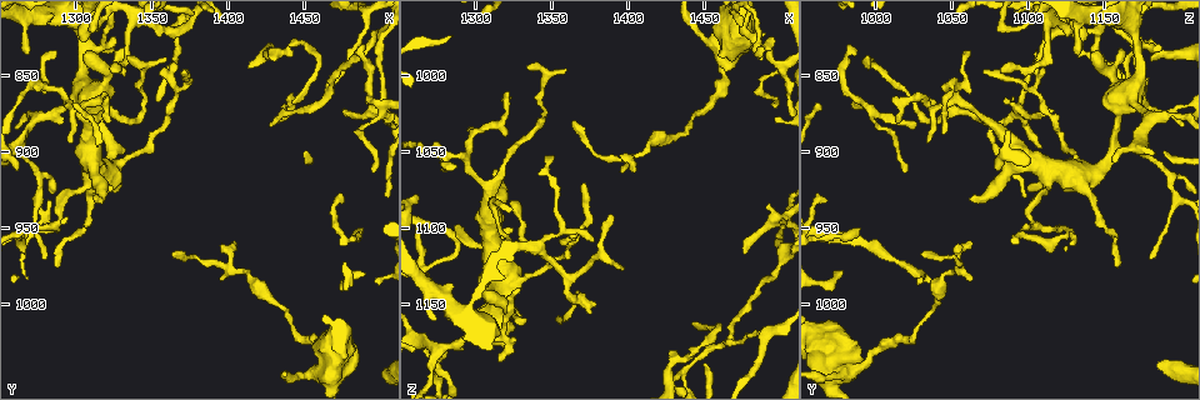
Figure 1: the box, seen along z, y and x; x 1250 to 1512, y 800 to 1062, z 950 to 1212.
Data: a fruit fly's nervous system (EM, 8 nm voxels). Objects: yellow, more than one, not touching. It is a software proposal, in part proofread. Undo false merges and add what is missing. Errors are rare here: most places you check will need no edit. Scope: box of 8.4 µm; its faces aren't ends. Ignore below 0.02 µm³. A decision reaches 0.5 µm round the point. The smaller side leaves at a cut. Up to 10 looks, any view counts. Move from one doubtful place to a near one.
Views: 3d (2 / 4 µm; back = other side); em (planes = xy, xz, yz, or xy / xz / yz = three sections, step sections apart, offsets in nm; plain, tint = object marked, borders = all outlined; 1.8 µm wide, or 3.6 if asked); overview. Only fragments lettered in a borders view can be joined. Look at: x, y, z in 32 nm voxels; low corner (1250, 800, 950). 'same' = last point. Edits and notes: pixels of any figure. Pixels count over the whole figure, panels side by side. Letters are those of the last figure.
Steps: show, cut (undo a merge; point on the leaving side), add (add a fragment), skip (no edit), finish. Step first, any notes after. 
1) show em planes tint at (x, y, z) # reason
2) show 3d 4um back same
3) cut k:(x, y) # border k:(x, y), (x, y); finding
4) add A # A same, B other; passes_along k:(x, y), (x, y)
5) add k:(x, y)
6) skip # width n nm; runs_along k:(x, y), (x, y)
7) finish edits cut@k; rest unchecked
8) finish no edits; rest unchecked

show 3d 4um at (1322, 910, 1134) # sudden change in width

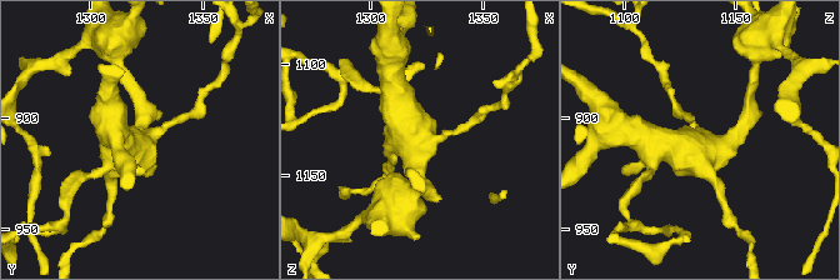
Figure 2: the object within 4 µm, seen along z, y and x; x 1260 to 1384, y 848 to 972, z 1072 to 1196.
show em planes plain at (1324, 911, 1135) # need the tissue

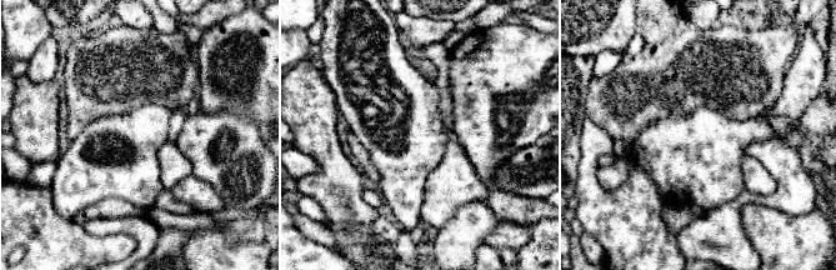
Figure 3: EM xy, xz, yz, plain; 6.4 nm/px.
show em planes borders same # what lies round it

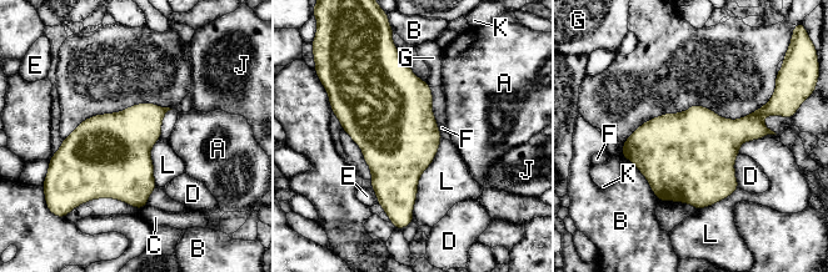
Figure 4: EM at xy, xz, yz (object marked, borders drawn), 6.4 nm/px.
skip # width 460 nm; A other, B other, C other, D other, E other, F other, G other, J other, K other, L other; one neuron here

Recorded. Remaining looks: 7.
show 3d 4um at (1406, 978, 1050) # a narrow waist

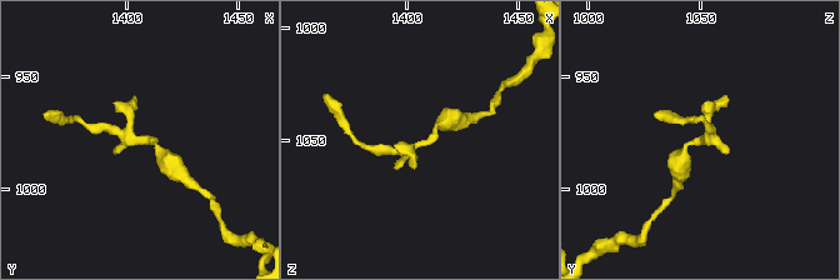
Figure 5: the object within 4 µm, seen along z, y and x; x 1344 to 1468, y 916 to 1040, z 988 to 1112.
show em 3.6um yz step 4 tint at (1405, 977, 1051) # shape alone is not enough

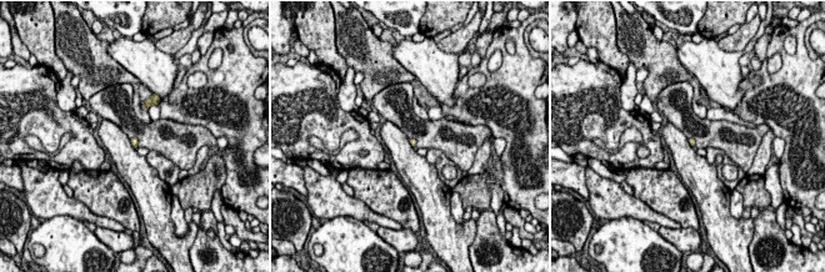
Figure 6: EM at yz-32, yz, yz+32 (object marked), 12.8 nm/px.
show em 3.6um planes borders same # another direction

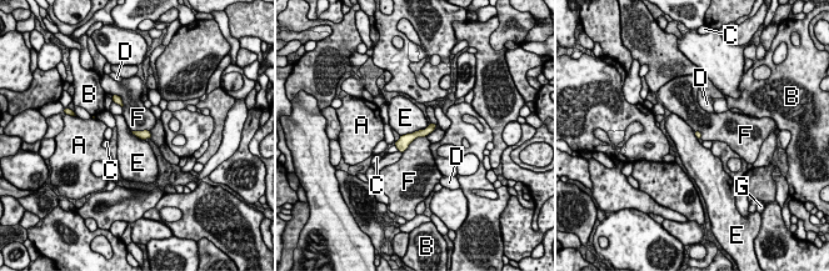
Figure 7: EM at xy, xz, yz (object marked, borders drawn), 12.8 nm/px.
skip # A other, B other, C other, D other, E other, F other, G other; runs_along 7:(432, 126), (400, 147); all the same neuron

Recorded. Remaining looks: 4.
show em planes borders at (1464, 1030, 1002) # sudden change in width

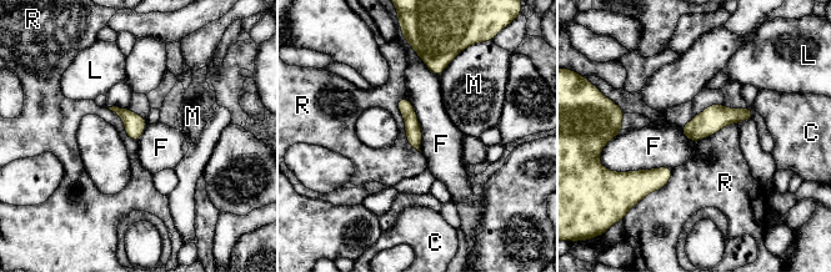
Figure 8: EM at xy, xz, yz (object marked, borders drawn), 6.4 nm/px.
skip # longest_contact R 380 nm; C other, F other, L other, M other, R other; border 8:(408, 99), (420, 127), (421, 151); all the same neuron

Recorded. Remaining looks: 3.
show 3d 4um back at (1474, 872, 1116) # branch stops here

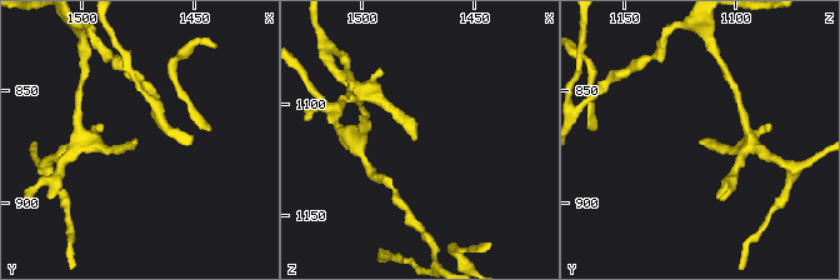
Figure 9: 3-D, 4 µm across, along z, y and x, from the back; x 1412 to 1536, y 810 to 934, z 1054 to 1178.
show em yz step 16 borders at (1475, 872, 1115)

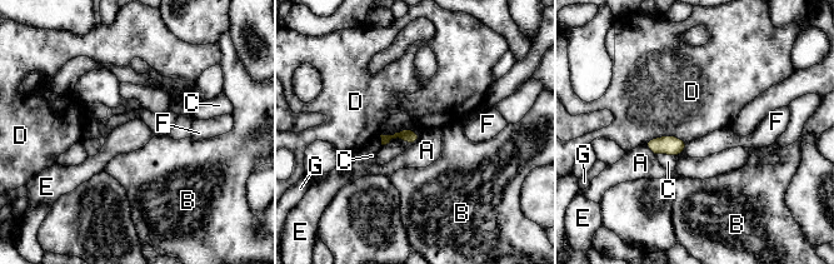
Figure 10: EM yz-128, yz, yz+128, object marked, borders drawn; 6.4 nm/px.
skip # A other, B other, C other, D other, E other, F other, G other; border 10:(411, 143), (394, 138), (381, 145); none of them fits

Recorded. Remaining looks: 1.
finish no edits; rest unchecked

